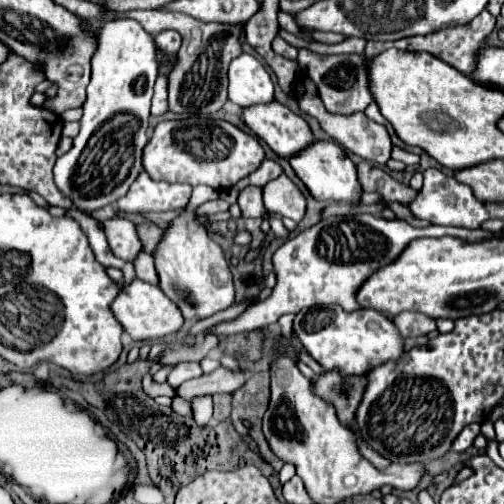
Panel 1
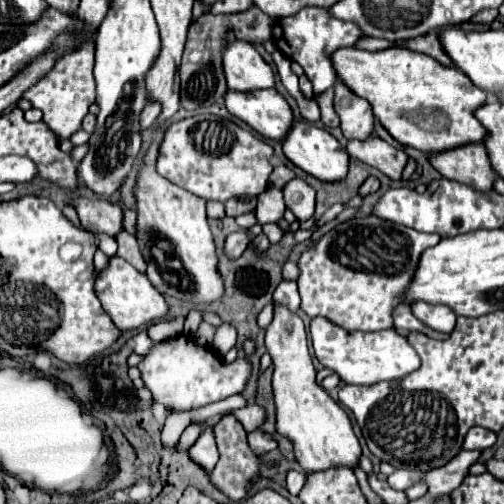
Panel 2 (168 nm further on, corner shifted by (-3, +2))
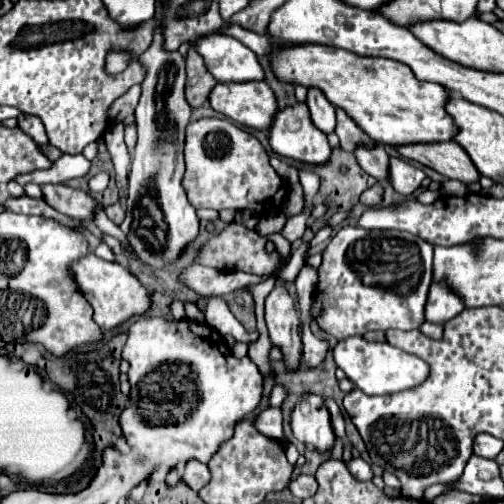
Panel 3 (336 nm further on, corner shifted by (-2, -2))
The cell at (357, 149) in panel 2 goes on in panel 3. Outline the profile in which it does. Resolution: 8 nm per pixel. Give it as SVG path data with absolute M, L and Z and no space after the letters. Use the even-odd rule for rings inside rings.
M391 158L389 176L391 176L391 186L403 196L411 196L425 178L425 174L419 168L411 166L401 158Z

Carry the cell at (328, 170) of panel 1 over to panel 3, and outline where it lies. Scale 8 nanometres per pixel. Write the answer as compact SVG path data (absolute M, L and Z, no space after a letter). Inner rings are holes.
M303 102L277 110L277 114L273 116L273 122L269 126L269 146L279 156L307 162L307 164L325 164L325 160L329 160L329 156L331 156L331 146L327 142L327 136L315 128L315 124L311 122L309 108Z

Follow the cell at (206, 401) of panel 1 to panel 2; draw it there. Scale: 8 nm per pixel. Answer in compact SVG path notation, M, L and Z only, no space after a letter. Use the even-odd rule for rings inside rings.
M204 426L200 438L190 448L190 456L194 456L194 460L198 460L198 464L202 464L202 468L212 472L214 464L218 462L218 450L216 450L216 440L214 440L212 426Z

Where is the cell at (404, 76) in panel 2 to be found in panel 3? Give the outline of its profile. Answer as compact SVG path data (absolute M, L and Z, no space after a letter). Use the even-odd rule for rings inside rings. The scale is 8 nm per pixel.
M323 44L275 46L269 54L271 70L279 82L319 88L325 98L347 112L347 116L375 142L389 146L443 142L457 132L451 116L445 112L449 94L435 82L421 82L401 62L389 58L361 58L349 50L337 50Z

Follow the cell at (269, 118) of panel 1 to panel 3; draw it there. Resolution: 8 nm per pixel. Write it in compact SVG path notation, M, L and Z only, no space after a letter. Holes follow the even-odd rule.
M263 80L245 84L221 84L209 92L209 104L215 112L257 130L267 130L277 112L273 90Z

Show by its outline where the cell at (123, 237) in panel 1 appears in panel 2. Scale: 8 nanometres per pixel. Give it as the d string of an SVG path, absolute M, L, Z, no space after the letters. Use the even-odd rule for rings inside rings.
M80 198L72 202L72 206L76 208L82 226L92 234L104 232L116 238L124 230L124 210L116 206L116 202L98 200L98 198L92 200Z

